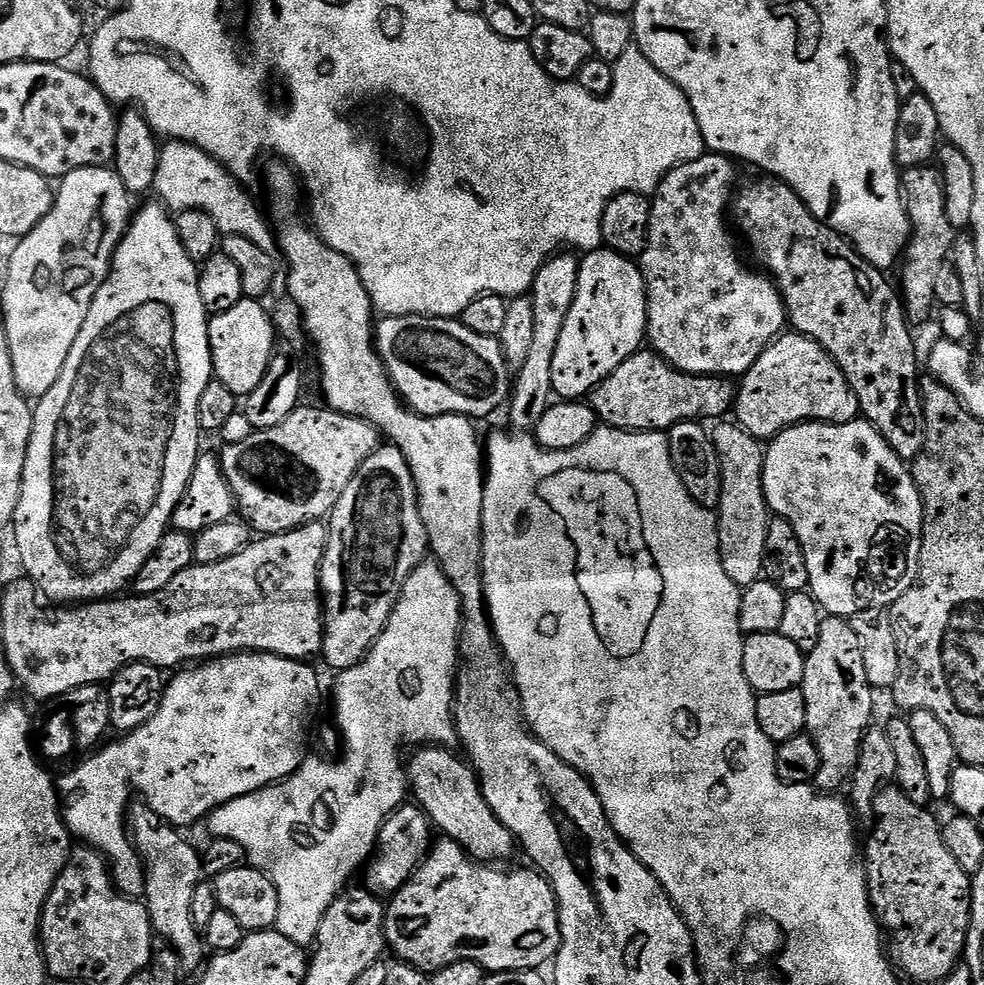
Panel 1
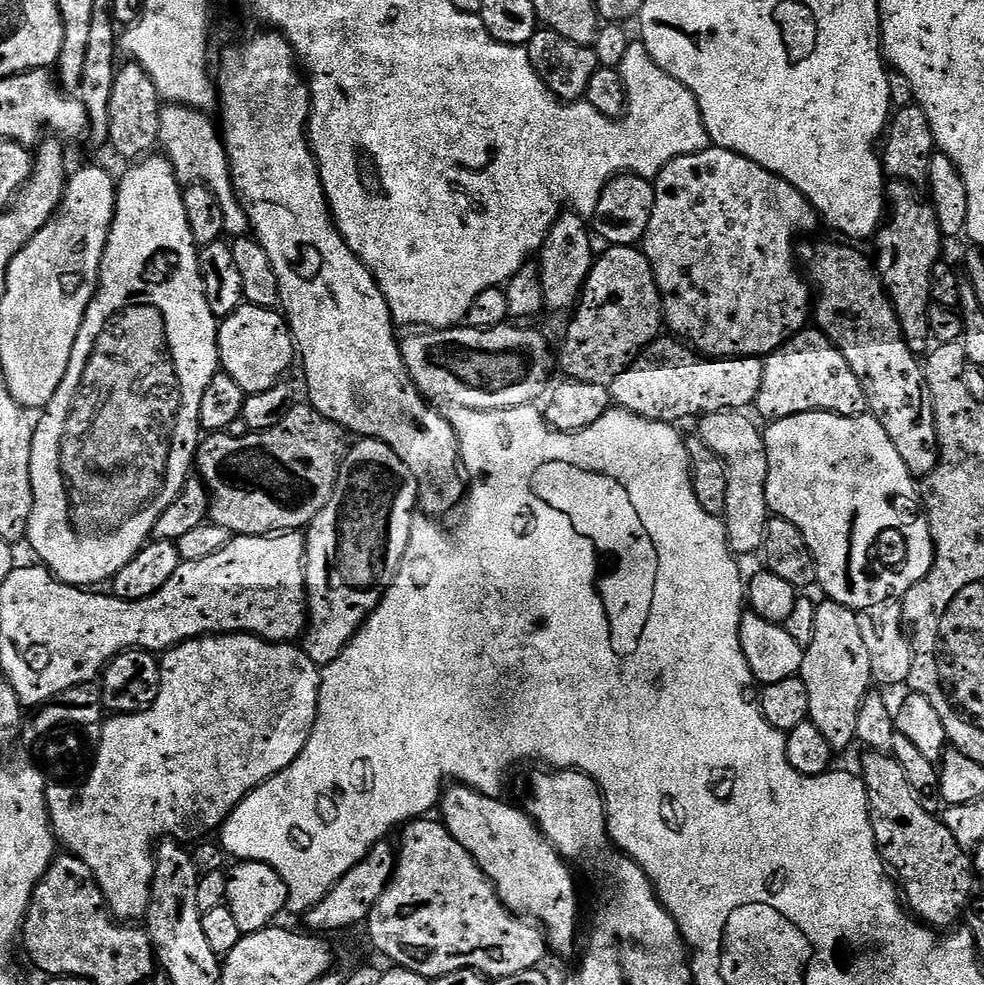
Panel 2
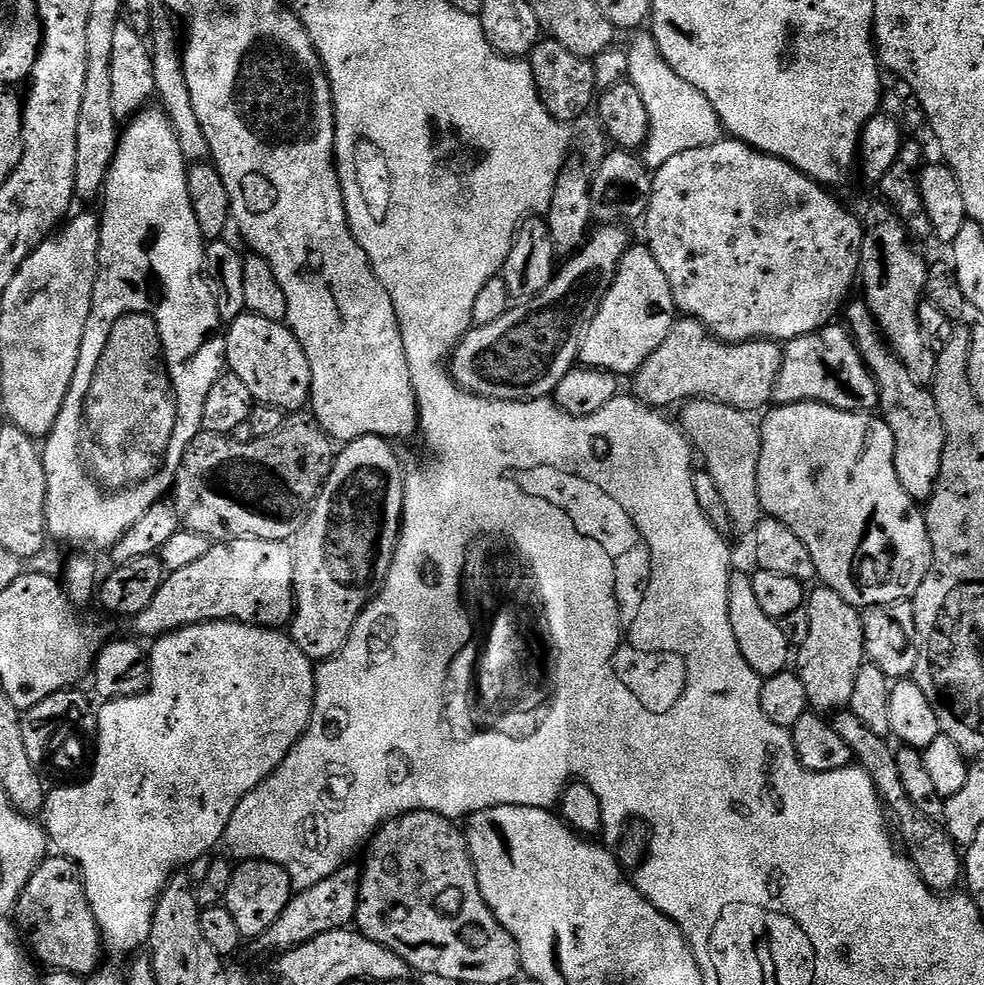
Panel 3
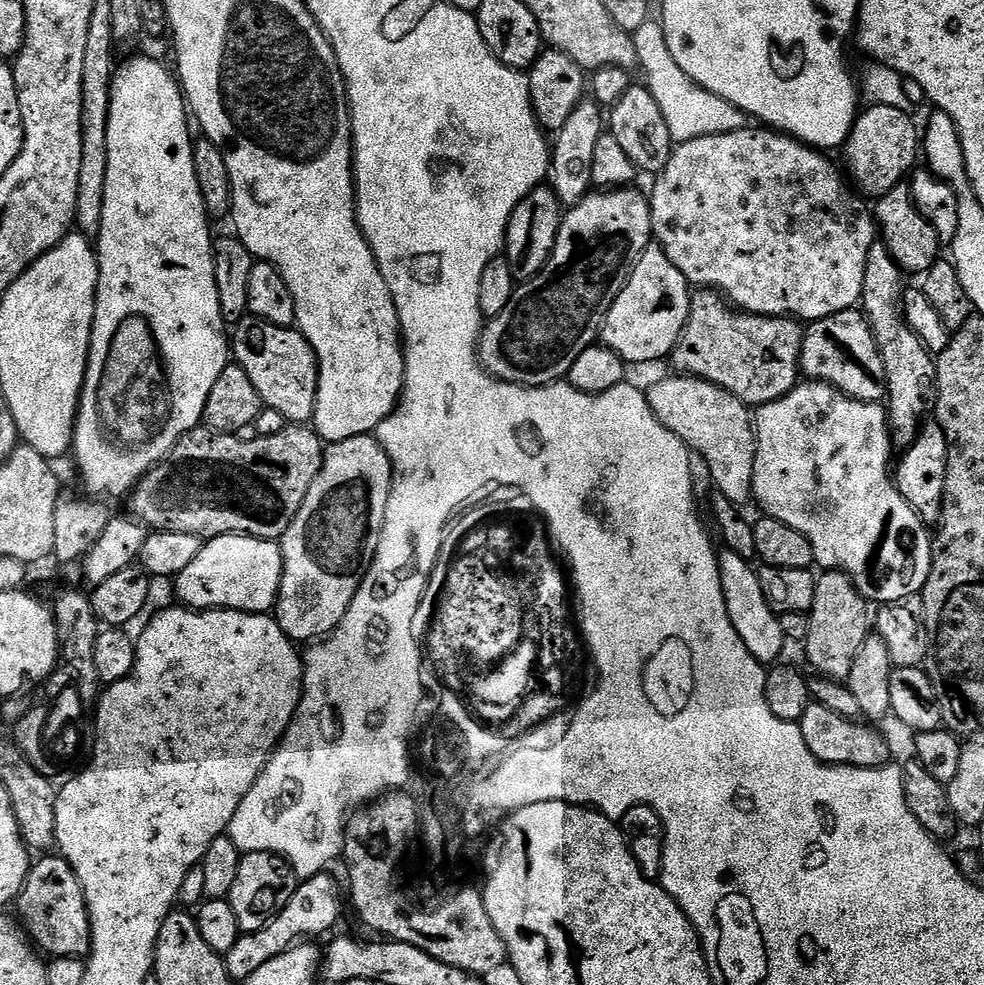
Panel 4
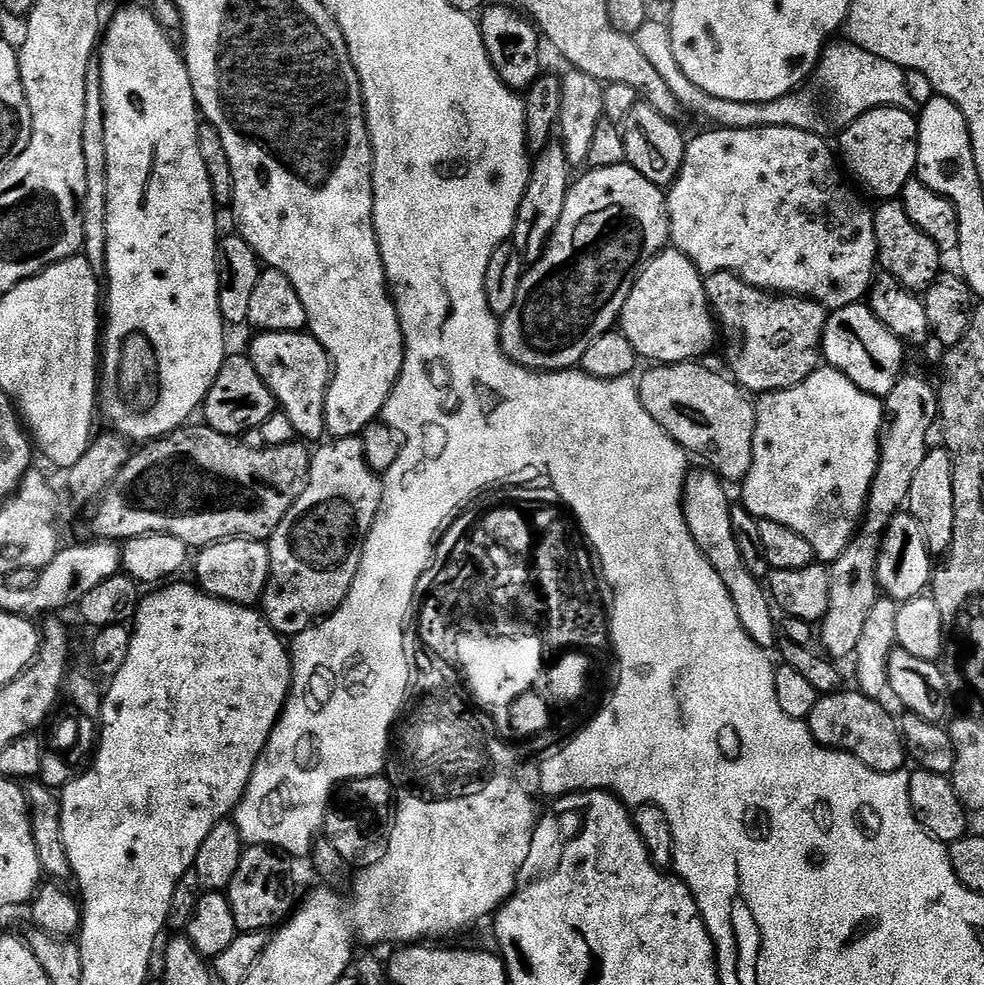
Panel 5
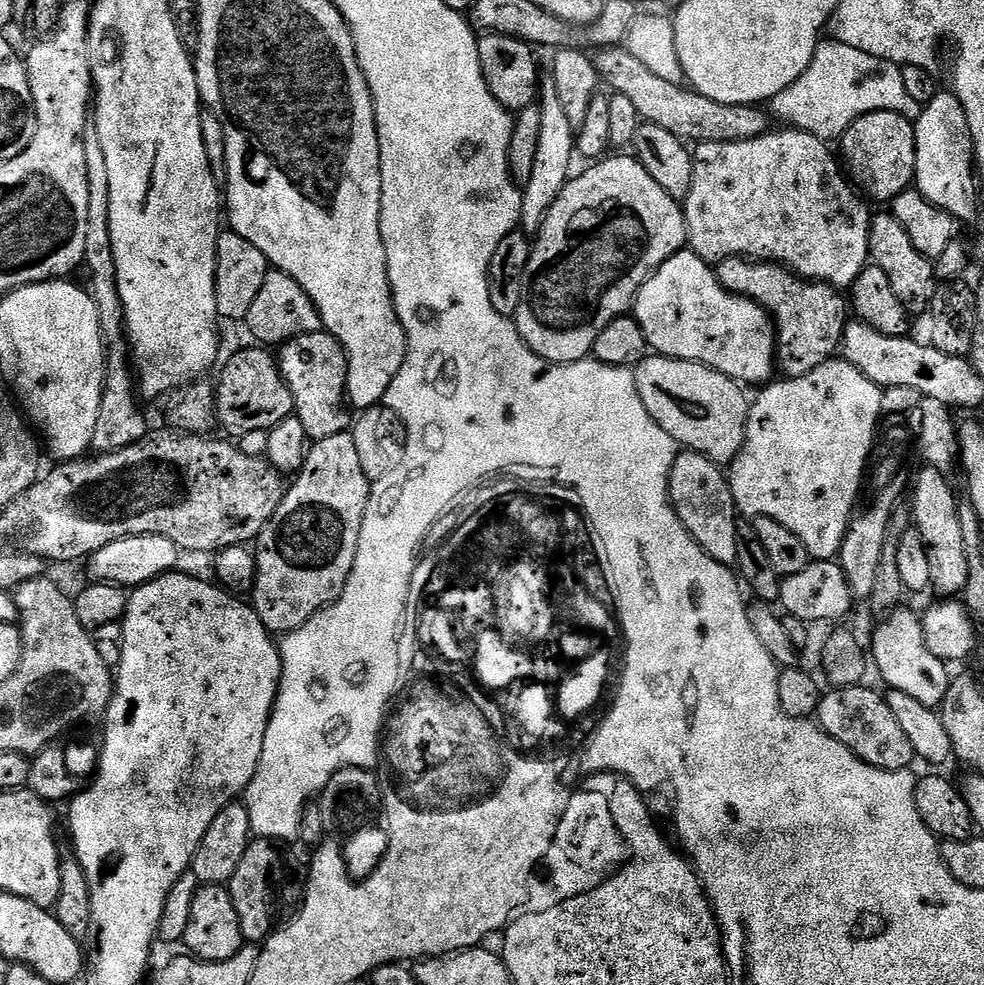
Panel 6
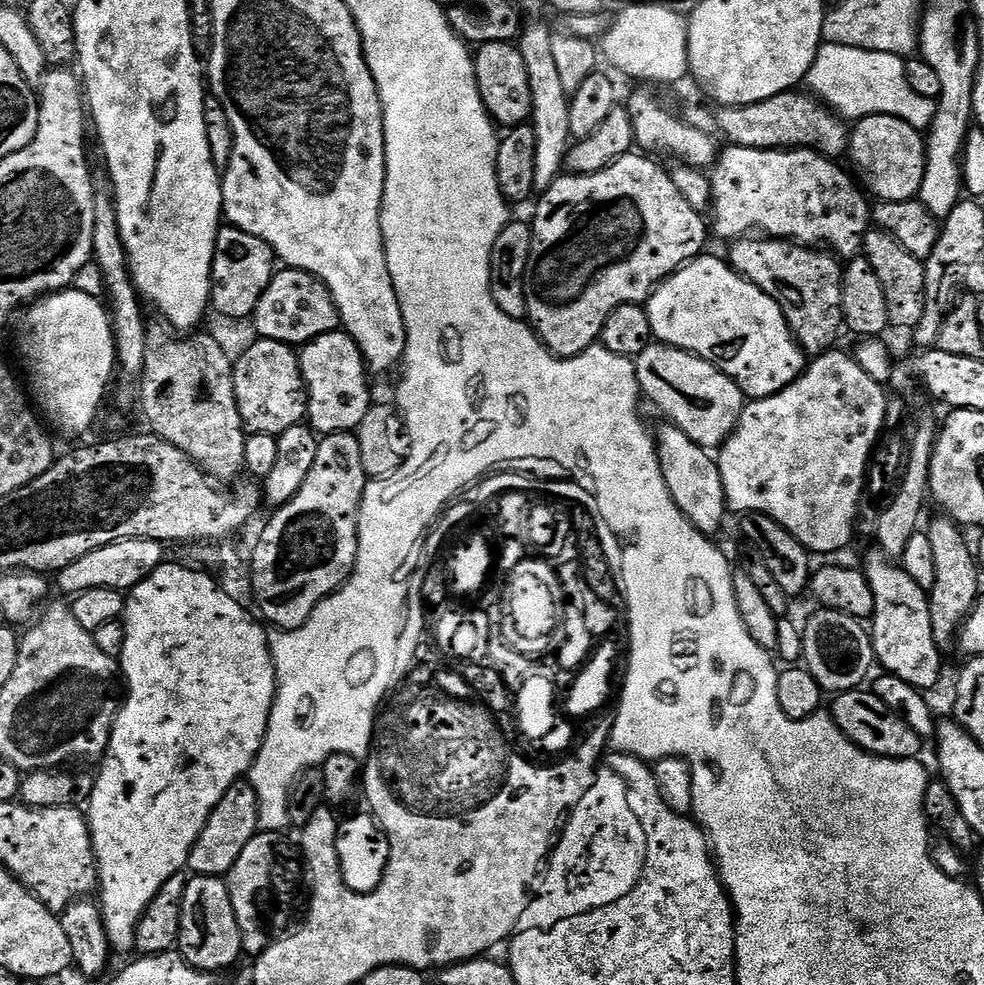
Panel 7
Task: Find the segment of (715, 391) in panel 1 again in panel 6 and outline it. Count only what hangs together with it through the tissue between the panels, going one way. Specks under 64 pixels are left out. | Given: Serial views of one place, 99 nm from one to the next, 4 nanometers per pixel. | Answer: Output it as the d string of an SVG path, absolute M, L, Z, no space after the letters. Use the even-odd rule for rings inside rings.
M731 256L719 261L715 265L714 271L718 282L726 291L734 292L737 296L747 296L755 304L760 304L772 317L778 345L778 368L785 377L810 374L810 370L822 366L837 355L842 344L844 325L850 320L849 301L845 297L843 300L840 297L843 295L837 289L831 288L828 284L806 280L779 264L757 262L742 256Z

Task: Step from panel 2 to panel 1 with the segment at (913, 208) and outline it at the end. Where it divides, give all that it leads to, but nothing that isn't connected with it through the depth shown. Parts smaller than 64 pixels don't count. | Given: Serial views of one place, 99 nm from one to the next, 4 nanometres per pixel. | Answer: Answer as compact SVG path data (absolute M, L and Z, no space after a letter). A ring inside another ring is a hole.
M921 166L906 168L902 172L902 200L906 205L906 220L912 223L912 241L907 241L906 251L902 256L904 269L900 272L898 288L902 293L904 310L909 325L924 324L933 319L937 307L934 285L938 279L938 270L949 263L952 243L956 240L957 229L950 226L946 218L946 186L942 186L942 174L939 167Z

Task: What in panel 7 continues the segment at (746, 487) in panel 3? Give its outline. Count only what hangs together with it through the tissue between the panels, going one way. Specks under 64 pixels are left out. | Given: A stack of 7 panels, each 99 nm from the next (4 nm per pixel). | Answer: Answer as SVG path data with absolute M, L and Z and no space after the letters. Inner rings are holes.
M654 342L646 346L646 350L642 350L640 356L635 357L634 363L641 393L647 399L649 396L660 407L665 421L682 430L682 434L686 434L686 438L690 438L698 446L709 450L719 449L720 445L728 439L728 435L736 429L746 403L744 391L727 374L715 368L710 362L682 348L672 348L668 344Z

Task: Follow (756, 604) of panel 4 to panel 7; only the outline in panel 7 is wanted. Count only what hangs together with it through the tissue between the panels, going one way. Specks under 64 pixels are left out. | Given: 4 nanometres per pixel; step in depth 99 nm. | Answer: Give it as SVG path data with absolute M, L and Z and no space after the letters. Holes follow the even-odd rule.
M664 422L661 425L660 433L657 431L654 439L670 498L674 498L678 510L682 510L682 514L698 531L709 538L715 537L715 532L724 524L724 515L730 512L722 486L720 465L709 449L686 438L686 434L682 434L682 430L678 430L672 423Z

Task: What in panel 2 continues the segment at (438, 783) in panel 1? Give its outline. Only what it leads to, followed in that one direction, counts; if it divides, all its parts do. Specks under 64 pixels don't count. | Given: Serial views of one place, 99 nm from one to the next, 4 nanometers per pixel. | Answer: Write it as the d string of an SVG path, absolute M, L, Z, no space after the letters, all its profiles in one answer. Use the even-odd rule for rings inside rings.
M452 786L443 793L438 812L450 834L458 838L458 843L491 880L504 905L511 912L531 918L542 926L549 949L560 956L568 956L575 948L577 951L576 927L580 924L580 896L576 893L573 869L560 857L556 847L549 844L539 824L520 808L513 808L504 798L487 796L473 788Z

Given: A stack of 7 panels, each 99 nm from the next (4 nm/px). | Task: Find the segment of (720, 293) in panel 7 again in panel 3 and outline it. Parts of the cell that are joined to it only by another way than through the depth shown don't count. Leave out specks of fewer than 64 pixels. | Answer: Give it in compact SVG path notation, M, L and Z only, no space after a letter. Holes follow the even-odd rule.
M646 246L629 247L627 254L622 258L616 270L616 280L608 287L608 293L600 300L600 309L588 321L584 335L580 338L579 363L586 368L601 368L607 372L616 373L617 377L631 377L639 370L646 358L662 346L666 334L670 334L672 324L678 319L678 309L670 282L666 282L666 274L662 274L662 266L654 262L654 254Z

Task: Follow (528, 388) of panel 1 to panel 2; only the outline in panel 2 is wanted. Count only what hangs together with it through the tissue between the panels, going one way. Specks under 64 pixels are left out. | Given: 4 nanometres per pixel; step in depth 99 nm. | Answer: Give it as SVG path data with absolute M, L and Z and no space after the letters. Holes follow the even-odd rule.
M571 210L561 212L552 229L548 231L548 237L544 239L544 245L538 253L538 263L544 307L549 313L568 314L575 309L594 263L592 240L594 241L594 236L590 231L589 221Z

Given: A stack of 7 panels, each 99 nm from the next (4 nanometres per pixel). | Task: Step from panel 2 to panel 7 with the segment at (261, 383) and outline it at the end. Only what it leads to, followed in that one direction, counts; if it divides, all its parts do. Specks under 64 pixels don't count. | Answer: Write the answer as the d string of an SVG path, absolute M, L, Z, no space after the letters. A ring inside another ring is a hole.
M343 330L322 334L298 352L304 385L308 388L307 423L321 437L333 436L335 432L356 430L374 404L368 389L370 368L352 336Z

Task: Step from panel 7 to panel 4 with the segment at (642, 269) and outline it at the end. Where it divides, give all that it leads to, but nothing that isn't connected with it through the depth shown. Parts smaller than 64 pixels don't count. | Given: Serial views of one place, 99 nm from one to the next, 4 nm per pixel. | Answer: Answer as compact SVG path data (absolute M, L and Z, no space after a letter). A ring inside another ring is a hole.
M628 186L619 190L596 190L585 196L582 202L571 205L563 213L556 245L551 258L548 260L547 268L538 273L534 279L523 281L512 296L512 304L506 306L506 310L502 310L500 316L489 319L483 329L478 351L480 353L480 362L490 375L495 376L497 380L506 381L507 384L521 384L523 388L540 388L544 384L555 384L567 377L570 366L574 366L574 358L578 358L578 354L582 354L582 350L586 350L592 344L597 343L600 330L604 326L606 314L610 314L610 306L614 306L614 298L618 298L618 294L622 294L634 266L654 240L652 235L652 205L649 197L645 193L643 196L640 192L631 192L632 190Z

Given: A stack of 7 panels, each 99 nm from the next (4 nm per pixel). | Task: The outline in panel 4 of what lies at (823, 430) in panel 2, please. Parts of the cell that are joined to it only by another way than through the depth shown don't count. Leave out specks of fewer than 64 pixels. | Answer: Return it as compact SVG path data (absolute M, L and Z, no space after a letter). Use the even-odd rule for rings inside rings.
M800 382L782 398L769 404L759 405L754 412L754 427L756 430L756 457L754 458L752 495L755 503L760 503L764 507L763 511L767 515L773 516L778 522L786 522L786 526L790 526L790 530L798 530L798 534L802 534L802 538L806 538L806 542L810 542L816 564L821 569L845 572L864 599L876 606L908 600L912 596L923 593L924 584L928 580L932 565L933 537L930 535L929 525L921 522L918 514L914 514L910 502L906 502L906 498L902 498L902 494L896 489L893 477L890 475L888 459L894 455L894 449L892 437L888 431L888 413L879 403L843 396L837 388L832 388L828 384Z

